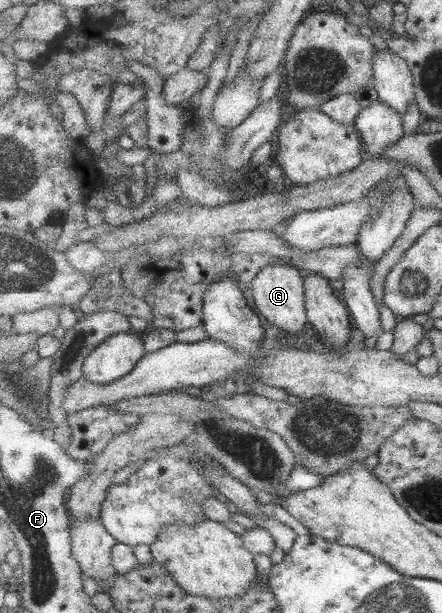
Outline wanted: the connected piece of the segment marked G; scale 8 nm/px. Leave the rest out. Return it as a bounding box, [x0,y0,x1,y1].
[253,261,309,334]

